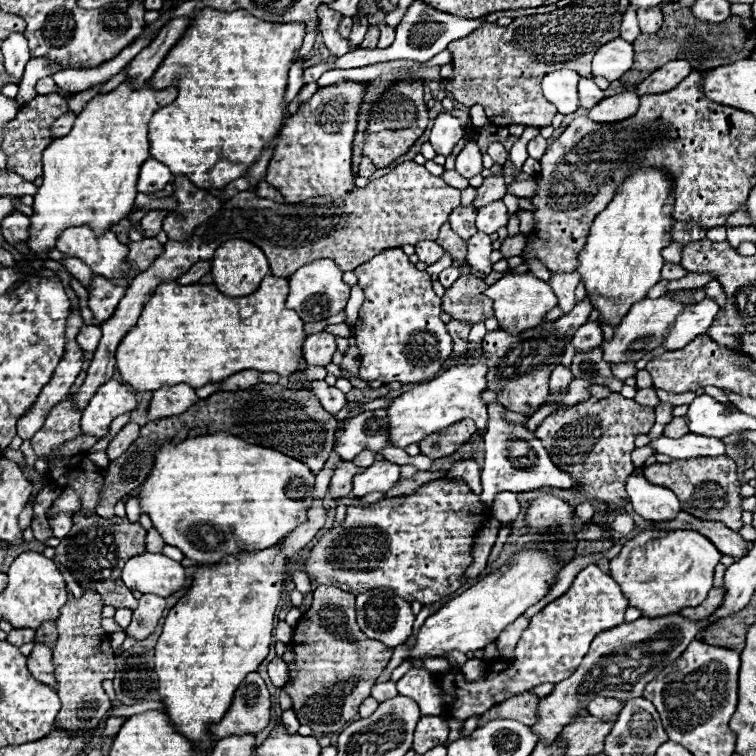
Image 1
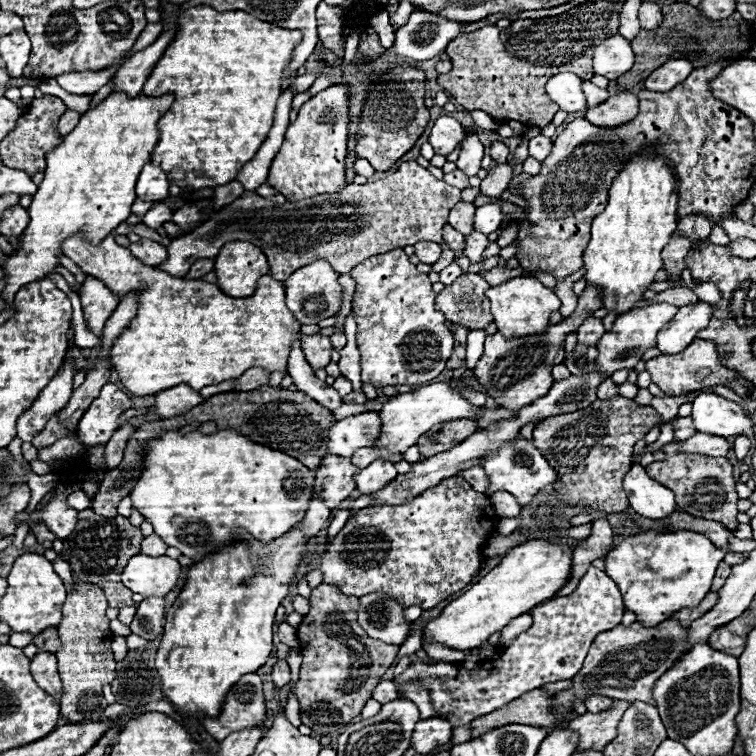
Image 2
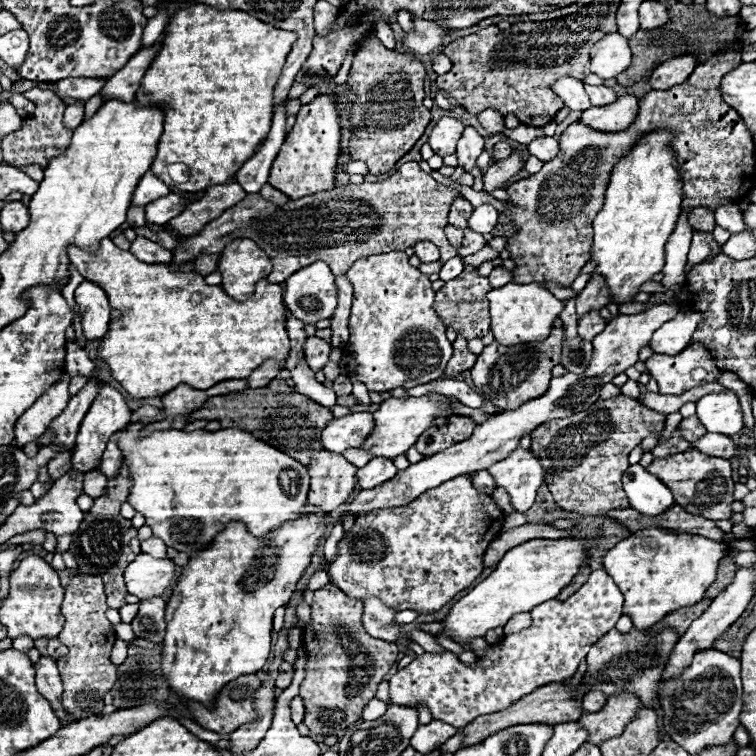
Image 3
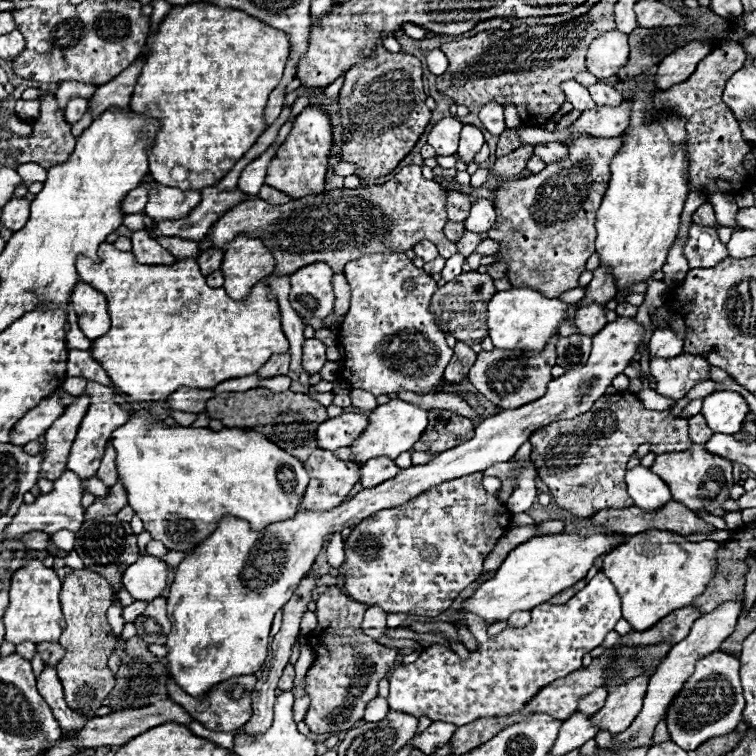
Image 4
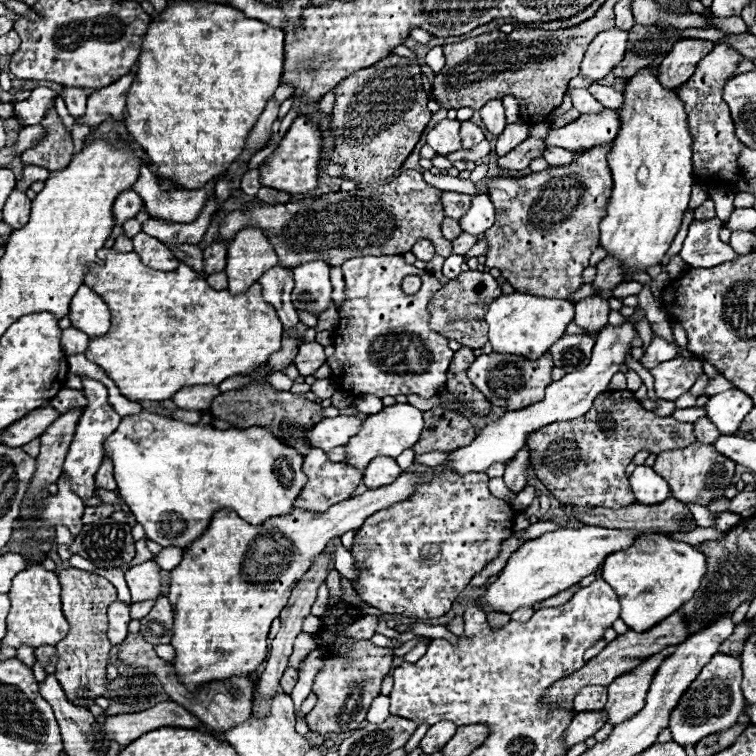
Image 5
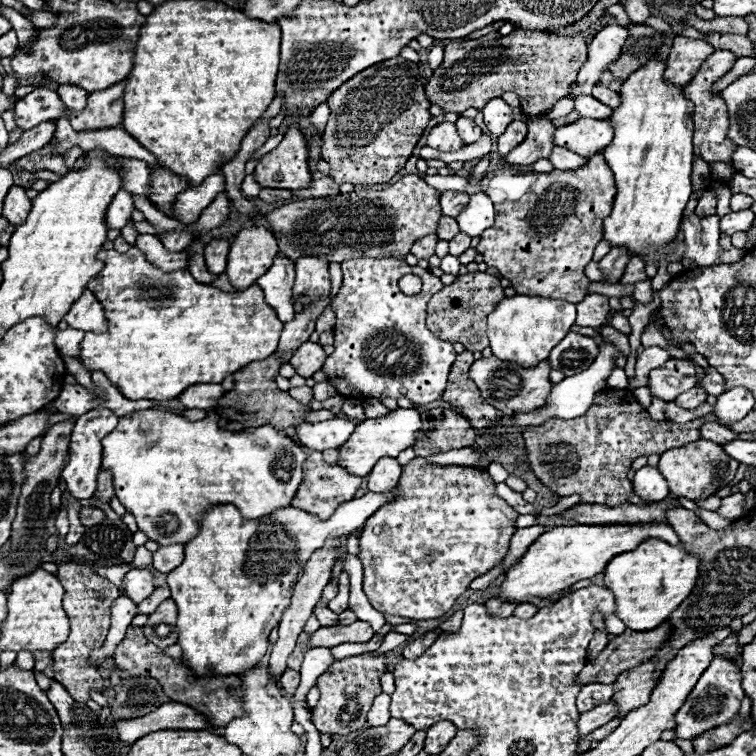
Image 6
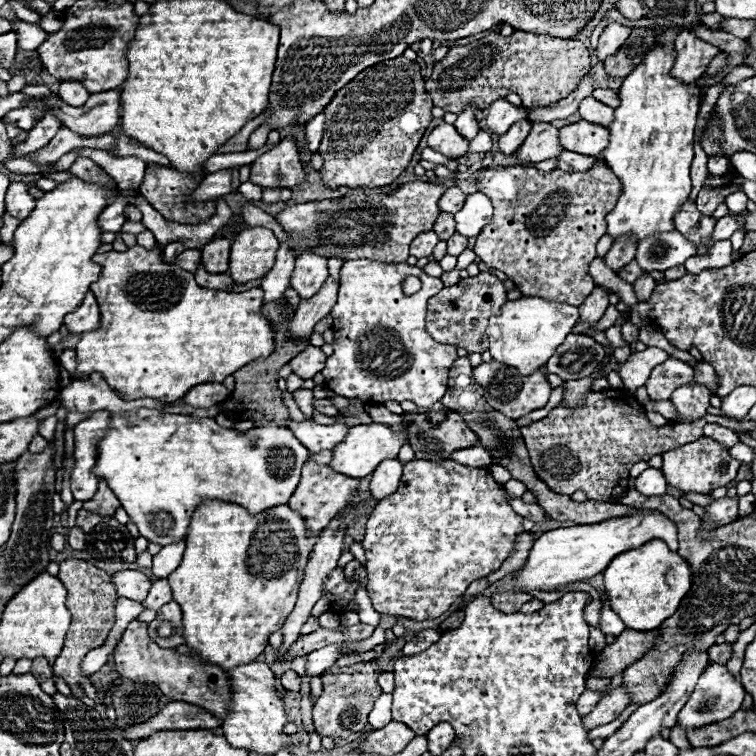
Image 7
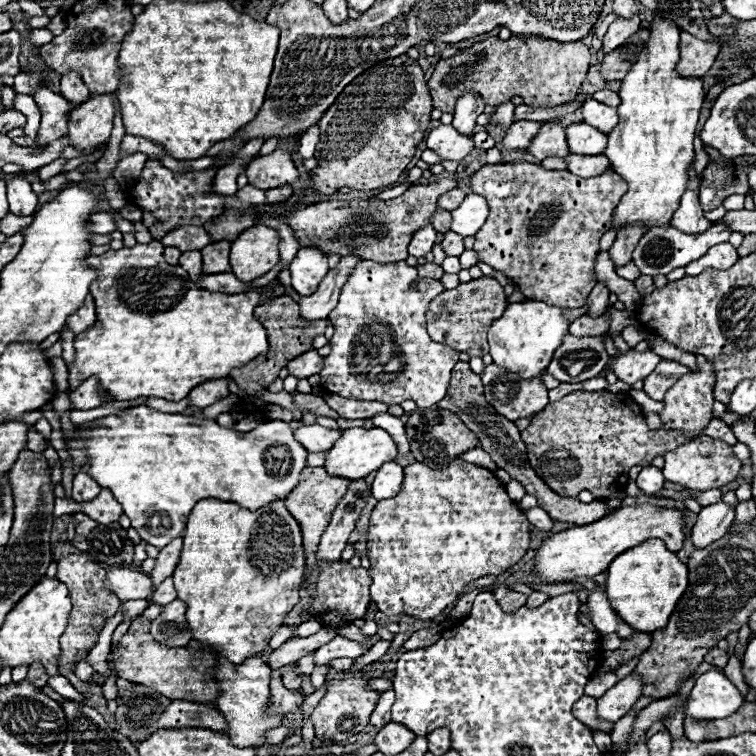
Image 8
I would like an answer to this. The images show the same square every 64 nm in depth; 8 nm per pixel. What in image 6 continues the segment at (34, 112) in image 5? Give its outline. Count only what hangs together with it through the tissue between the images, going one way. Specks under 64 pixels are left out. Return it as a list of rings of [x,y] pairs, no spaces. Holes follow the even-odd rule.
[[[36,88],[34,92],[18,100],[14,106],[16,124],[24,130],[32,128],[34,124],[40,124],[42,120],[60,118],[62,110],[66,110],[66,106],[58,98],[58,94],[50,88]]]

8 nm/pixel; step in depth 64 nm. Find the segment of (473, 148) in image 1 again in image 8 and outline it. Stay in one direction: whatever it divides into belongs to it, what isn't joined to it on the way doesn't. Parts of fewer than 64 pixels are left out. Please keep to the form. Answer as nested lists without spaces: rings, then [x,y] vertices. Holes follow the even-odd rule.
[[[468,92],[466,96],[462,96],[458,102],[456,102],[456,112],[454,112],[454,122],[452,126],[466,134],[466,136],[472,136],[474,134],[474,126],[476,126],[476,116],[484,112],[484,102],[478,94],[474,92]]]

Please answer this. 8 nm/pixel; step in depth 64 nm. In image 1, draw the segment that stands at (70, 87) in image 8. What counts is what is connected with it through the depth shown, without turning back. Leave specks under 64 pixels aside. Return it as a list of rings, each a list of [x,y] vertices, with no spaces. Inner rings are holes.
[[[66,112],[66,114],[60,116],[58,120],[54,120],[52,126],[50,126],[50,138],[66,136],[66,132],[70,132],[74,120],[76,120],[76,114],[74,114],[74,112]]]

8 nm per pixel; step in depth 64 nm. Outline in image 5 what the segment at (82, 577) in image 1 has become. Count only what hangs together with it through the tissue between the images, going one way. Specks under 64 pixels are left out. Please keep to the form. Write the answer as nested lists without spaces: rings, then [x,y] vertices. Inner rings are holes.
[[[114,518],[84,524],[82,532],[70,546],[70,552],[90,560],[96,568],[118,568],[130,564],[136,556],[130,526],[116,522]]]

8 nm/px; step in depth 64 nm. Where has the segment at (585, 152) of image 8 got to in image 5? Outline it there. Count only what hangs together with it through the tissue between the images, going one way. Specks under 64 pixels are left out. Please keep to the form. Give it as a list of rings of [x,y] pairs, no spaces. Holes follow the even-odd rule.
[[[604,108],[598,114],[582,114],[578,120],[562,126],[552,128],[544,142],[548,146],[560,146],[566,150],[584,150],[598,144],[612,142],[622,128],[618,110]]]

